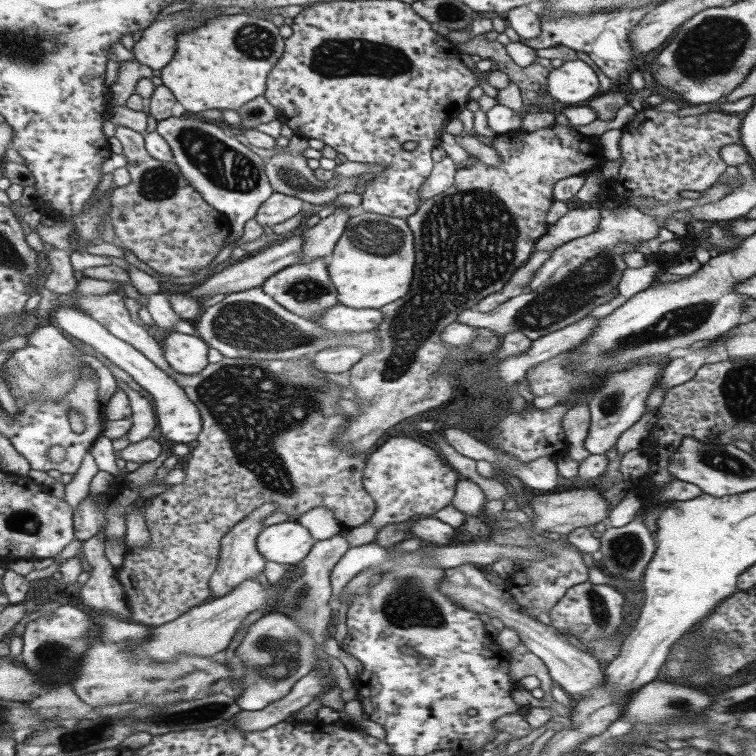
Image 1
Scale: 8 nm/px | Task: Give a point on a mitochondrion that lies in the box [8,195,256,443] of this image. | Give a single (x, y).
(54, 373)

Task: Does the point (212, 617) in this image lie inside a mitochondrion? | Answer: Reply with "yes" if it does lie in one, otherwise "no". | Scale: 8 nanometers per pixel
no

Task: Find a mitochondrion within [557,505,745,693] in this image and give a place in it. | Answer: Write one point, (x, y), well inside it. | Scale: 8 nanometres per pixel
(627, 549)

